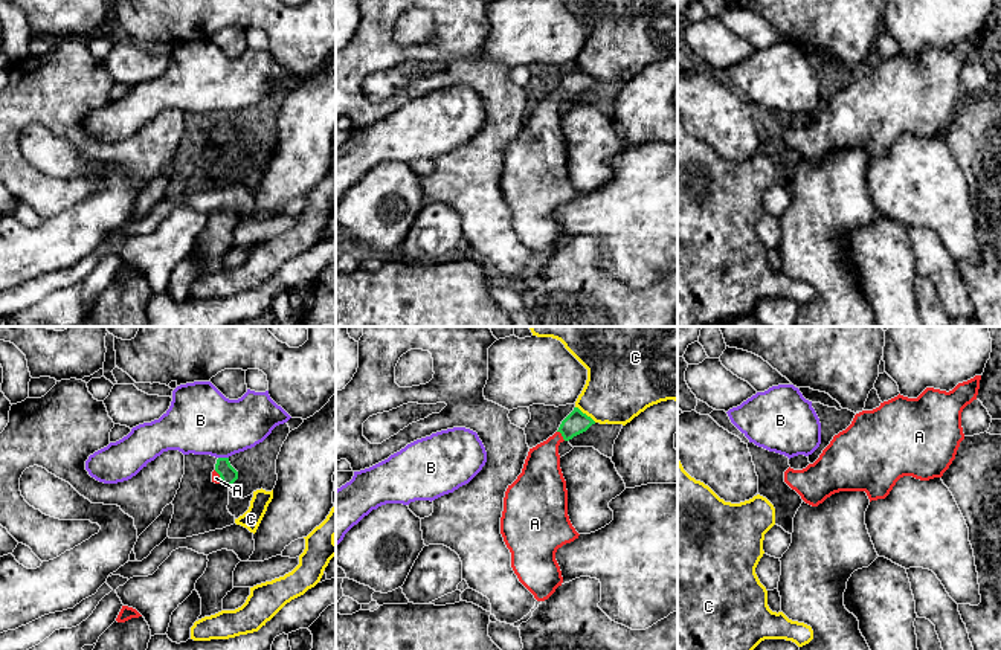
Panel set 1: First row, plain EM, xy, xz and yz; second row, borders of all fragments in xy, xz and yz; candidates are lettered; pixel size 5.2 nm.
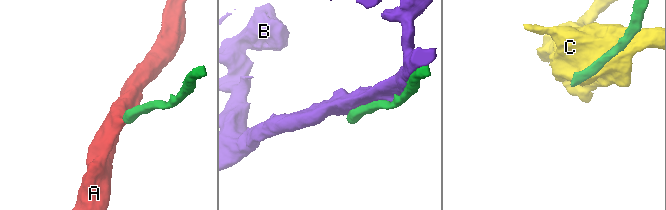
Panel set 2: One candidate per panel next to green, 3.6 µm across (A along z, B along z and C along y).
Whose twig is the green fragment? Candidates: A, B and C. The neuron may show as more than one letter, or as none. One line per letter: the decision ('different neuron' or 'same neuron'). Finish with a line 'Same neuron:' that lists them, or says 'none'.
A: same neuron
B: different neuron
C: different neuron
Same neuron: A

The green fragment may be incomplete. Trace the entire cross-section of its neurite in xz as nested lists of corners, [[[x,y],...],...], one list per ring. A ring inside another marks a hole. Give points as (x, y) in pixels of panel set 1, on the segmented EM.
[[[574,407],[552,436],[529,449],[522,473],[505,491],[500,534],[511,552],[514,574],[537,601],[548,600],[562,586],[563,577],[555,552],[580,536],[568,516],[568,490],[560,468],[558,446],[586,432],[592,424],[595,421],[591,417]]]

